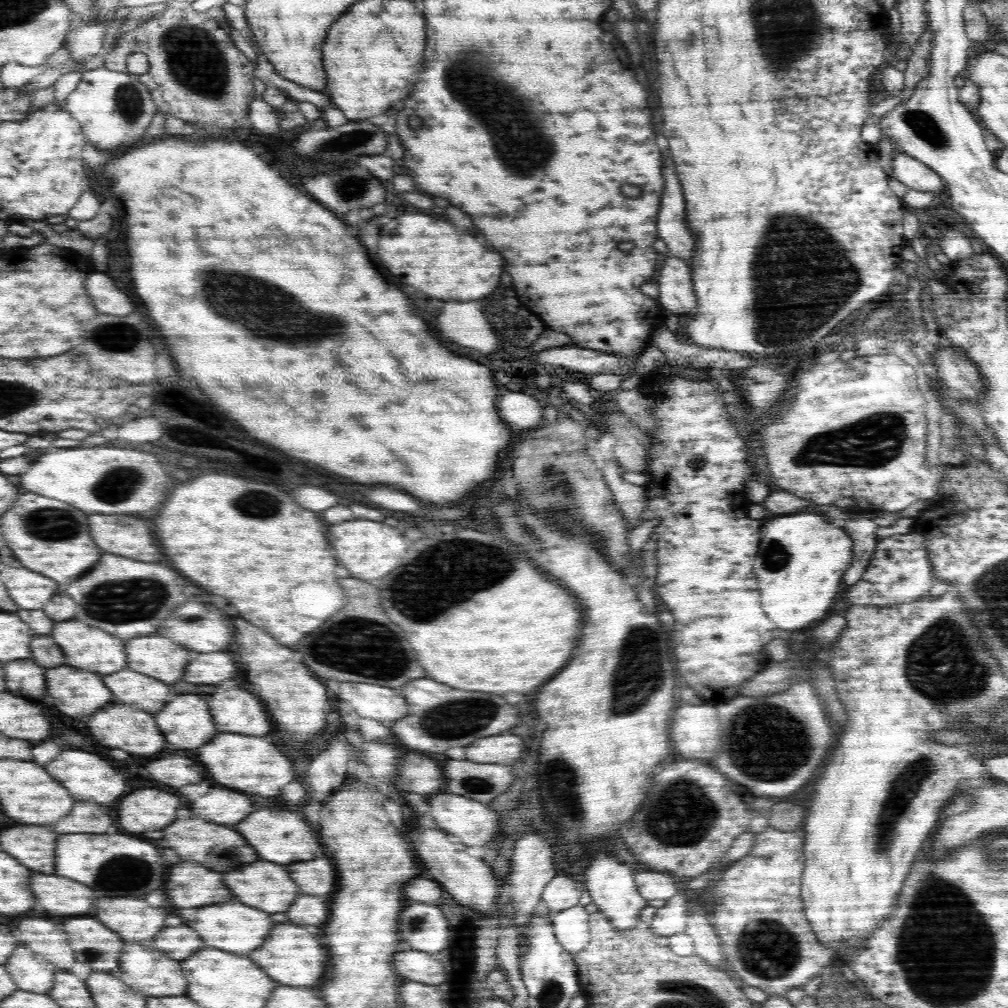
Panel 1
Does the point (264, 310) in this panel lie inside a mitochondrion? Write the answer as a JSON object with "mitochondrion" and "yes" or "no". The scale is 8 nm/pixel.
{"mitochondrion":"yes"}

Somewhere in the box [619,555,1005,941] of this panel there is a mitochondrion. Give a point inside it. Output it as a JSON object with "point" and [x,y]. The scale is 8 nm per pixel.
{"point":[946,658]}

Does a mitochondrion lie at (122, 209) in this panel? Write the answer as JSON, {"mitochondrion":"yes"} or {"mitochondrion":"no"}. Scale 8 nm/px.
{"mitochondrion":"no"}

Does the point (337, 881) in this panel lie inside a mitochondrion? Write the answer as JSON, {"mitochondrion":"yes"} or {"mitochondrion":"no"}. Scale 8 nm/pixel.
{"mitochondrion":"no"}

